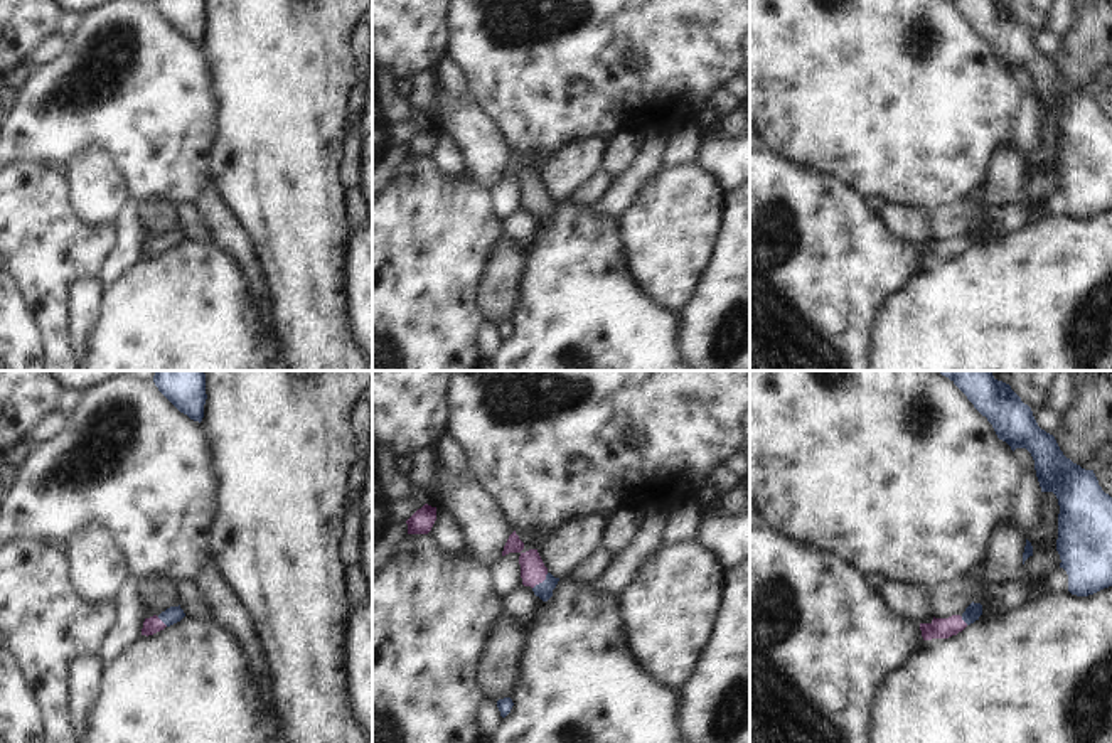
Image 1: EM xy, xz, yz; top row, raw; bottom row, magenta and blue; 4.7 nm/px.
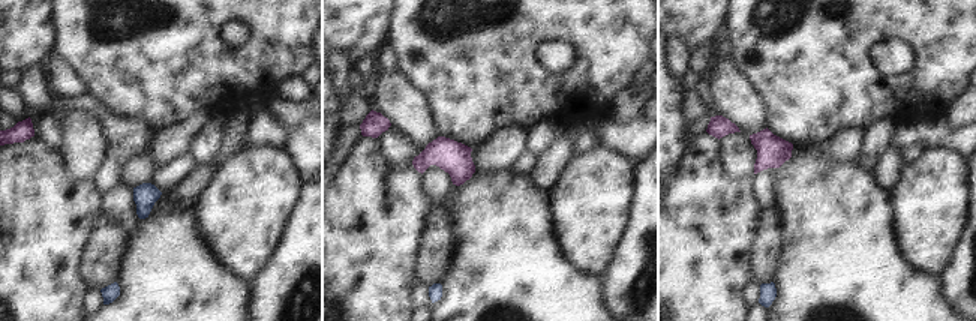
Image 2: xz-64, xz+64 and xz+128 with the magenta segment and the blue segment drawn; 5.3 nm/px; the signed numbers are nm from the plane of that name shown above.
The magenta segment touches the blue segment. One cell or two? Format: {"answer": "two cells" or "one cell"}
{"answer": "one cell"}

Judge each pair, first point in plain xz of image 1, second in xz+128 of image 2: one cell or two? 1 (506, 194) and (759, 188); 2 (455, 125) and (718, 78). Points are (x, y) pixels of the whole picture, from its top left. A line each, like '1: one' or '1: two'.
1: one
2: one

